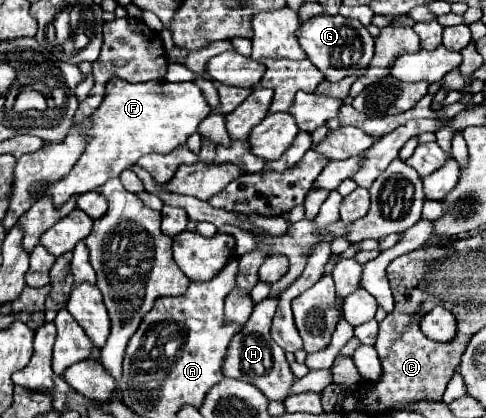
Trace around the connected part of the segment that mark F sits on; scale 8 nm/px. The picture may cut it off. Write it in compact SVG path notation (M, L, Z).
M113 78L107 82L107 92L101 106L91 116L85 152L65 178L59 180L59 184L45 188L43 194L49 194L53 204L59 208L69 200L69 196L99 188L109 178L115 178L123 170L131 168L145 154L169 154L173 148L183 146L187 138L197 132L197 126L207 118L207 112L211 112L211 106L193 82L151 80L131 84L121 78Z

